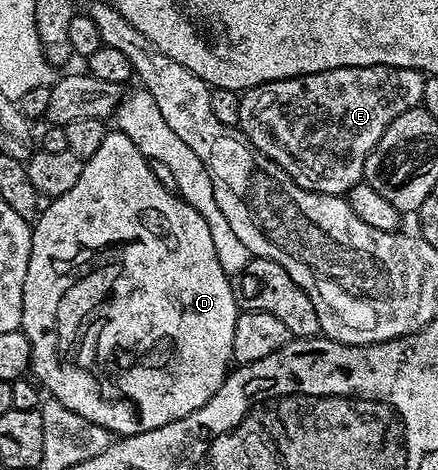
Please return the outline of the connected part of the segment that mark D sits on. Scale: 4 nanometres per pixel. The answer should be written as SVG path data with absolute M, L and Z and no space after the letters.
M116 129L106 130L99 149L95 149L95 153L84 160L83 173L79 173L79 181L75 181L75 186L48 205L50 207L46 211L44 208L32 224L31 257L27 261L27 281L23 281L20 330L24 331L31 347L31 371L36 382L46 392L49 390L48 394L58 399L72 413L85 417L95 425L101 425L117 437L159 429L207 405L207 401L215 397L231 370L231 337L235 335L235 321L239 314L231 277L223 265L219 265L219 256L215 254L207 221L203 221L203 217L199 217L199 213L195 213L195 209L191 209L191 205L187 205L180 195L160 183L149 168L149 160L143 157L143 153L139 153L139 149L135 149L131 137Z

